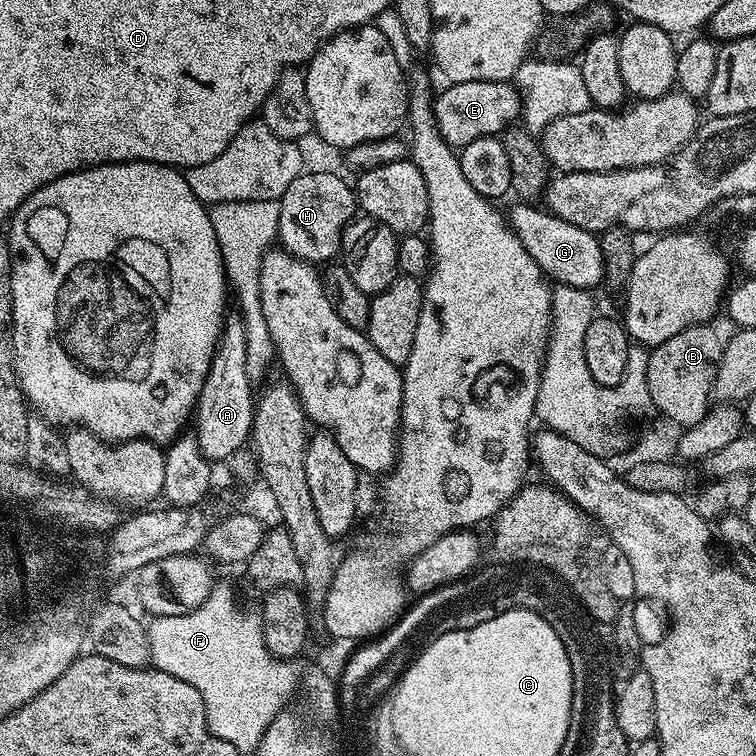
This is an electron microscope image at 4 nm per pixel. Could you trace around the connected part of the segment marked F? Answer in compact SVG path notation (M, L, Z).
M217 583L215 587L213 587L212 593L206 598L206 602L202 602L202 606L198 606L198 610L194 610L185 616L158 616L155 617L151 623L147 625L148 641L150 642L150 650L152 651L151 663L155 665L159 671L170 674L174 678L182 678L182 682L190 682L190 686L197 688L202 694L202 702L206 706L206 718L208 719L210 730L218 738L230 742L242 754L250 754L256 749L260 739L266 734L268 721L273 720L275 715L282 710L282 702L285 700L285 697L293 693L293 691L300 686L296 679L300 668L291 660L280 660L274 654L270 654L270 650L264 644L264 639L262 638L259 615L252 613L251 616L250 613L243 612L243 610L236 605L235 594L224 584Z

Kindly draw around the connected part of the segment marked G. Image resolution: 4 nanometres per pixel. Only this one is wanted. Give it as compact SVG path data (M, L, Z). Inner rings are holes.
M532 202L517 203L517 208L510 212L510 224L522 246L538 262L545 277L557 285L565 284L585 290L595 289L595 284L605 279L603 252L599 239L593 233L582 230L562 218Z

